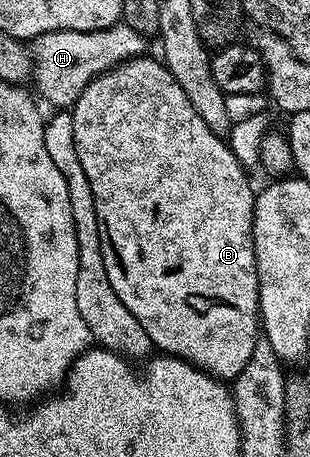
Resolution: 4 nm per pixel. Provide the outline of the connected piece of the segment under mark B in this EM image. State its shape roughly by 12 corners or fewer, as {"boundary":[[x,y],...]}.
{"boundary":[[163,60],[71,106],[110,287],[225,382],[256,193]]}

